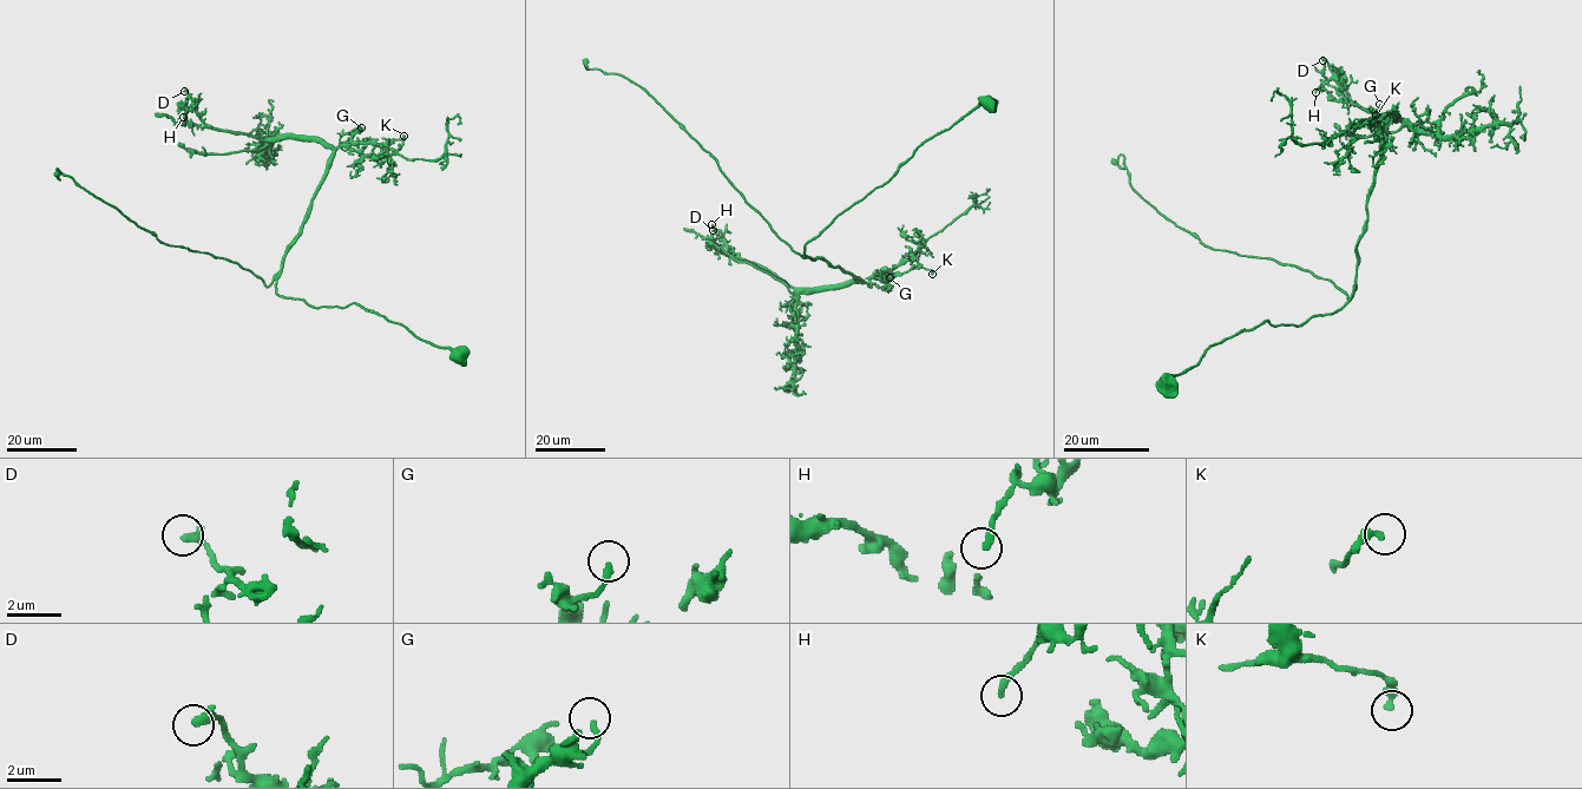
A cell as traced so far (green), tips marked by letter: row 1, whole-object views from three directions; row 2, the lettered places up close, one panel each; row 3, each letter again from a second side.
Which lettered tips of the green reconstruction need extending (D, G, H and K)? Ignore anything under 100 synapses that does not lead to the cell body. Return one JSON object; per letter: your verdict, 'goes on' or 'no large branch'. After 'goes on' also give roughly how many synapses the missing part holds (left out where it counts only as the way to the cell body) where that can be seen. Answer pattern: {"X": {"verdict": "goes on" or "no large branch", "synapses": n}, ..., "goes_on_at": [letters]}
{"D": {"verdict": "no large branch"}, "G": {"verdict": "no large branch"}, "H": {"verdict": "no large branch"}, "K": {"verdict": "no large branch"}, "goes_on_at": []}

